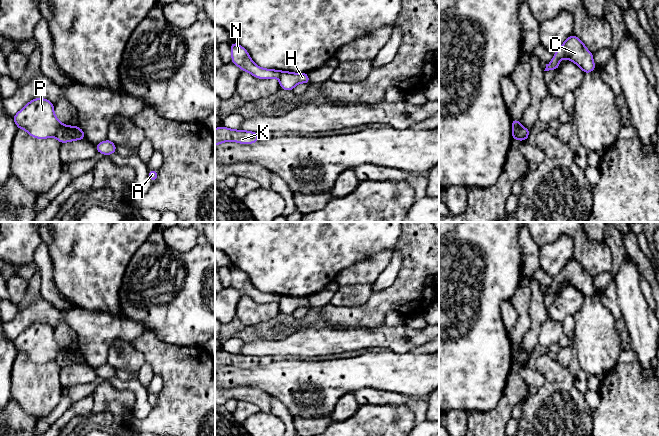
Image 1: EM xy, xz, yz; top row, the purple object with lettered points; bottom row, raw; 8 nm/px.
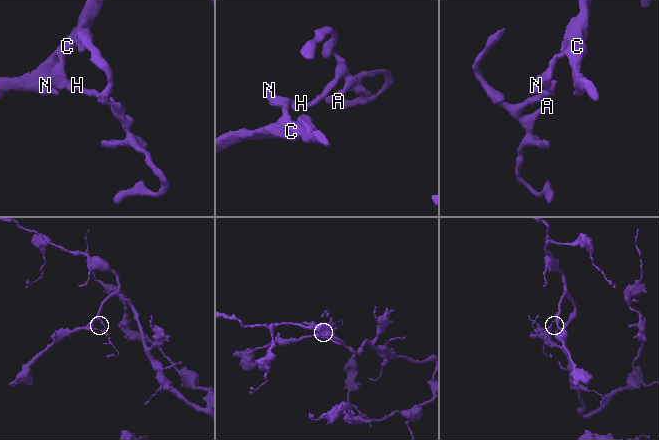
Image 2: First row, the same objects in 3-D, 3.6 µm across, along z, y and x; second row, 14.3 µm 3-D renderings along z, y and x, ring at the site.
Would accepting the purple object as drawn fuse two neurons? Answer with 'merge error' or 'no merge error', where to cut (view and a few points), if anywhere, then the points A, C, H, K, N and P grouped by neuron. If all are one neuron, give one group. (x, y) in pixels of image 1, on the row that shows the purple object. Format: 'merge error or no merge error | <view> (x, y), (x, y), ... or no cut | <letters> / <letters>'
merge error | xy (62, 124), (54, 136) | A H / C K N P

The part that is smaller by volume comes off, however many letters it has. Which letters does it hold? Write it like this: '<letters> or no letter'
A, H

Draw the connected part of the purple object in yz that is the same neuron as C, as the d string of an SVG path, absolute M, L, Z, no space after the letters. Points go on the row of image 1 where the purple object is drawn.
M571 34L562 44L562 46L553 54L553 59L550 63L546 64L544 71L558 70L559 61L562 58L567 58L577 64L584 74L596 70L593 60L593 53L591 53L581 39Z

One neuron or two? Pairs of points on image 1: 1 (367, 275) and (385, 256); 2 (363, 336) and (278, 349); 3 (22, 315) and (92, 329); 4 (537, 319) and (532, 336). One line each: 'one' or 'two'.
1: one
2: one
3: one
4: one

